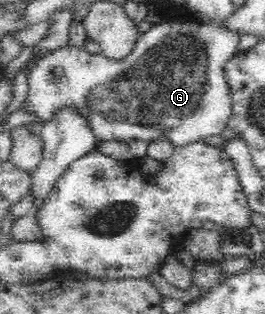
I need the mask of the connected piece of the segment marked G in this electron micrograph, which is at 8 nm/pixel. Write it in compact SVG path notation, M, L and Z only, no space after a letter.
M168 20L166 23L152 25L150 30L141 34L138 42L136 42L134 52L130 52L130 56L126 56L124 60L112 60L102 56L100 53L92 54L84 46L78 45L57 49L54 54L42 58L40 62L36 61L36 66L34 65L30 74L28 74L28 96L26 96L26 100L22 104L22 110L28 112L30 116L36 116L40 120L40 125L44 127L51 121L54 121L57 114L63 109L74 109L76 113L82 114L84 121L86 121L86 127L92 130L92 135L94 135L95 140L98 142L120 142L120 144L126 143L126 145L130 145L133 141L144 141L150 144L158 139L166 139L176 148L184 147L186 144L197 141L204 141L208 136L222 134L233 118L234 95L232 95L232 85L228 81L228 75L226 75L226 64L236 56L239 38L238 34L226 30L219 24L208 24L194 20L186 22Z

